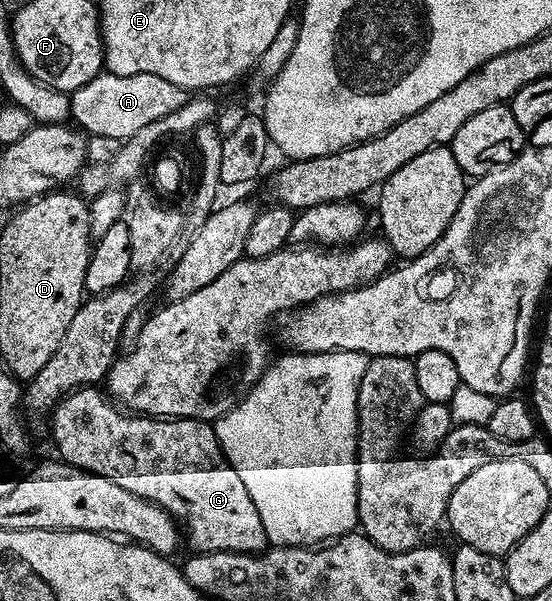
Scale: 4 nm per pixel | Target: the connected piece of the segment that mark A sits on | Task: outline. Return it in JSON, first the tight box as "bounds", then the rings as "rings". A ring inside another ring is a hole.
{"bounds":[70,73,189,141],"rings":[[[101,73],[93,77],[93,81],[81,85],[81,89],[70,92],[70,96],[71,119],[87,135],[117,137],[122,141],[133,137],[133,133],[144,125],[161,121],[161,117],[169,117],[169,113],[177,113],[177,109],[187,103],[189,92],[162,77],[153,77],[153,73],[137,73],[129,77]]]}

